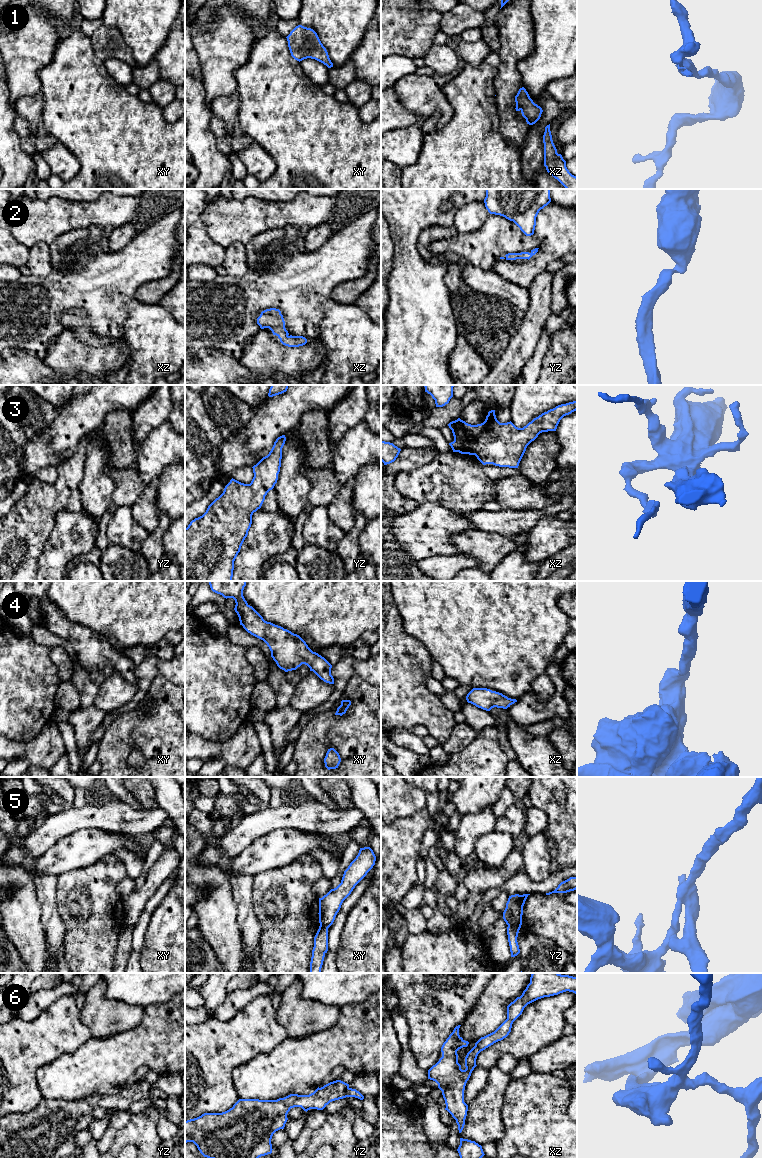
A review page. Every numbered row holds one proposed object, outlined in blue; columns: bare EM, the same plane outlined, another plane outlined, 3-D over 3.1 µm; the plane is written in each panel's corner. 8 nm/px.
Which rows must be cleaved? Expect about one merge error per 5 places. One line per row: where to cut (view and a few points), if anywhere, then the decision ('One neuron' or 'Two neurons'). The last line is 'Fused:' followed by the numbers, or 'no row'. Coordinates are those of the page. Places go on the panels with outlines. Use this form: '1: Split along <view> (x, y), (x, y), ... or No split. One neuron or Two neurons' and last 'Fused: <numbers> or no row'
1: No split. One neuron
2: No split. One neuron
3: No split. One neuron
4: No split. One neuron
5: Split along yz (508, 925), (512, 925), (518, 930). Two neurons
6: No split. One neuron
Fused: 5

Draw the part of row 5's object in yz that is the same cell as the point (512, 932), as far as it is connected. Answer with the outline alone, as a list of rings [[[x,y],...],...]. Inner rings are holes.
[[[513,926],[507,927],[508,942],[510,946],[511,957],[515,957],[520,953],[519,945],[517,942],[519,930]]]

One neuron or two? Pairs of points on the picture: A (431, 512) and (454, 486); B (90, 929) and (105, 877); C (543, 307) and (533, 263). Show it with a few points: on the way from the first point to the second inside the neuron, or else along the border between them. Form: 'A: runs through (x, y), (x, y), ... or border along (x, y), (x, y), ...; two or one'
A: border along (420, 503), (432, 502), (440, 504), (459, 514); two
B: runs through (91, 916), (91, 895), (94, 890); one
C: border along (544, 269), (527, 288); two

